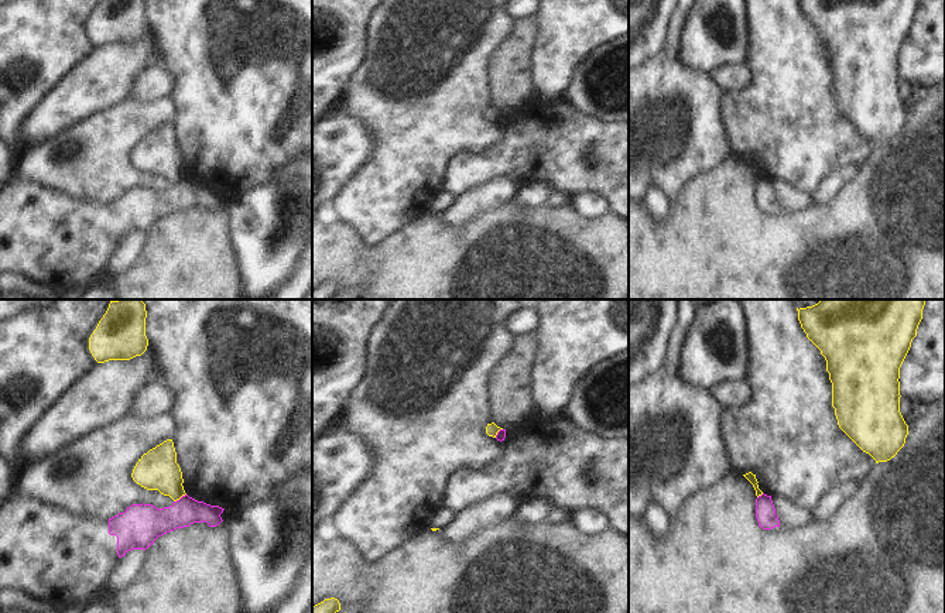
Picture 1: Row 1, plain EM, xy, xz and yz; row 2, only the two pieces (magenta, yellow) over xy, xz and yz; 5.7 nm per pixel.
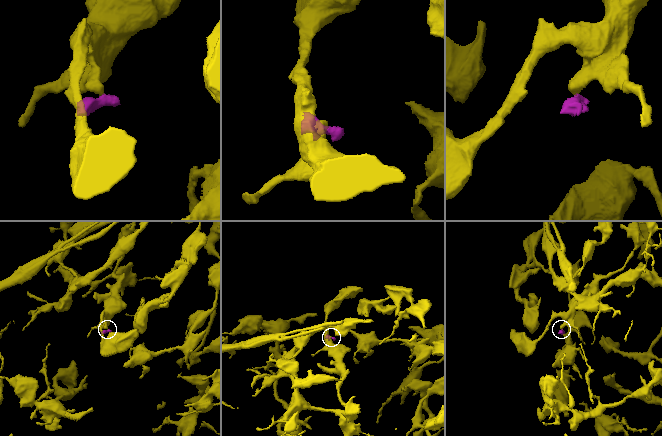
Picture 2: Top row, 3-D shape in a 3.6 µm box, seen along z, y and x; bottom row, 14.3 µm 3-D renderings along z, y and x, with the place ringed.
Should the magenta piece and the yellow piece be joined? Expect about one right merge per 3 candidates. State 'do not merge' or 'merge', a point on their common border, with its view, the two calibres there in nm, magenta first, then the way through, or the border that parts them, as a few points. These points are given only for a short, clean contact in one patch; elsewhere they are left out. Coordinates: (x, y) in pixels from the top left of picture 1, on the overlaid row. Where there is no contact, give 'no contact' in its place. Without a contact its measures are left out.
do not merge | xy (181, 497) | 220/240 nm | along xy (185, 493), (174, 502)

